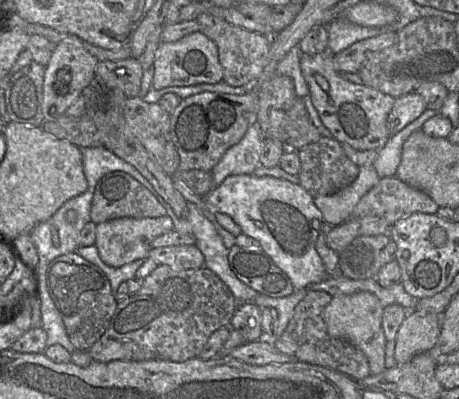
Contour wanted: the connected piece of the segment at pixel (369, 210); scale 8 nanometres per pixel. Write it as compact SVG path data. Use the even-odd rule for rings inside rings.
M383 177L357 203L350 218L367 215L384 218L390 227L399 219L415 212L436 214L440 206L424 191L417 189L399 178Z

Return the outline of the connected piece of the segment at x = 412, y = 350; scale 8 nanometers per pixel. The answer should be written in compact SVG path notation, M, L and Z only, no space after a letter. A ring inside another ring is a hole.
M408 311L395 339L394 358L397 364L407 362L416 354L428 352L436 344L440 334L441 316Z

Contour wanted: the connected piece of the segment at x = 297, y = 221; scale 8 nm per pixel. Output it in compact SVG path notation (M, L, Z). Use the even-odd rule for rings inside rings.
M232 175L205 196L205 204L213 213L230 216L239 225L242 234L256 239L275 265L288 275L294 289L301 289L310 283L319 283L330 277L315 248L320 233L327 230L327 224L322 212L314 203L314 197L300 184L271 176Z

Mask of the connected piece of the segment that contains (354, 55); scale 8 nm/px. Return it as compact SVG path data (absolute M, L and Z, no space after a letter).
M387 32L354 43L333 56L334 67L338 71L358 73L368 55L394 45L397 32Z

